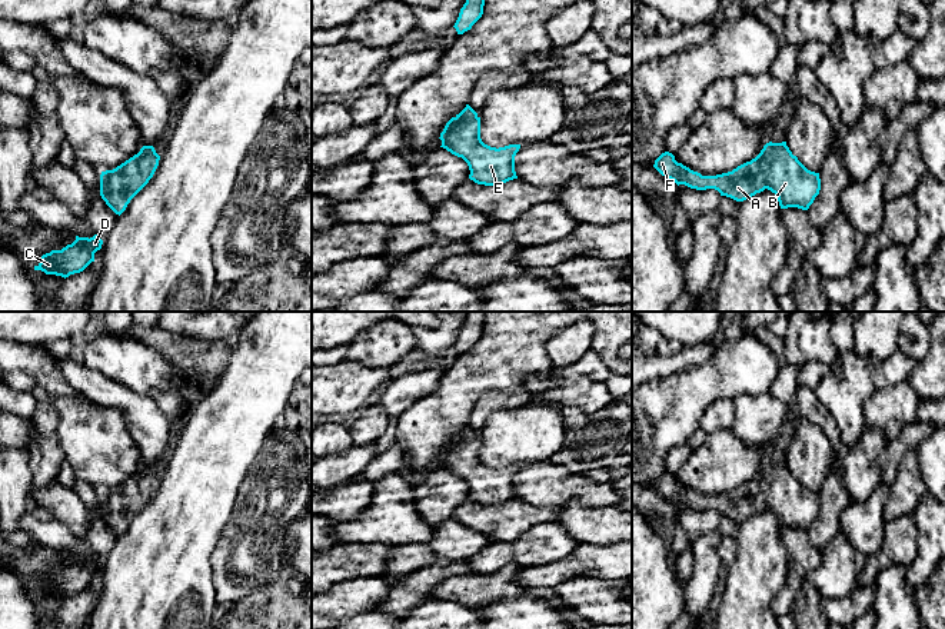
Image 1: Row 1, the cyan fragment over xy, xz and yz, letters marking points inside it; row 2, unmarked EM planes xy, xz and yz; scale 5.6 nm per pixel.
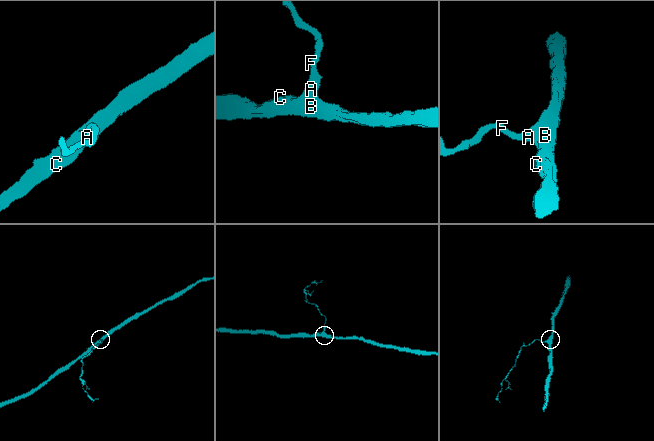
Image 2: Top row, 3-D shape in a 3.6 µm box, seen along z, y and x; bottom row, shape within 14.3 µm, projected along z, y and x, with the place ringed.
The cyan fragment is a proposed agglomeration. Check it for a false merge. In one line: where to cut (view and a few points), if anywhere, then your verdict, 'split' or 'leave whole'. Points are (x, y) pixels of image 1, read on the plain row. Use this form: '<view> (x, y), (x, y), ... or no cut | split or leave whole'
no cut | leave whole

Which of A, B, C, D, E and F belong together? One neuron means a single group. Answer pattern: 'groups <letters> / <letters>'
groups A B C D E F

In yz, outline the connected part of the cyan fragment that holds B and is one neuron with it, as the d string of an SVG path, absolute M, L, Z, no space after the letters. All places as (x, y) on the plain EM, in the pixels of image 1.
M786 462L766 463L761 473L732 492L702 496L678 483L669 472L662 473L653 487L678 506L691 509L715 509L721 516L743 522L765 509L776 515L781 529L808 530L821 510L819 493L808 490L792 475Z

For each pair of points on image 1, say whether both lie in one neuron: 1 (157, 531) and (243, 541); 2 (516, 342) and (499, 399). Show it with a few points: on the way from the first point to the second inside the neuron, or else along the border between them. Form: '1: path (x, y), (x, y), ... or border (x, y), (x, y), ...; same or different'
1: border (233, 506), (233, 513), (212, 553), (212, 571); different
2: border (523, 386), (515, 390), (488, 390), (472, 408); different

